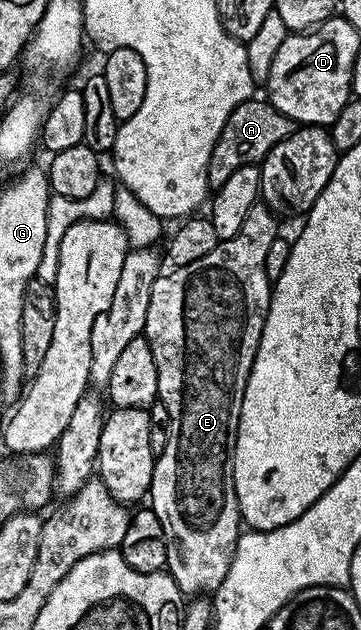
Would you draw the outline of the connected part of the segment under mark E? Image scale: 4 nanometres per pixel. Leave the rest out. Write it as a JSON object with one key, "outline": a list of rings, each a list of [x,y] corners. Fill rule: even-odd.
{"outline":[[[257,202],[253,206],[249,206],[249,214],[245,214],[245,222],[241,222],[241,230],[237,230],[237,234],[233,234],[233,238],[220,240],[219,245],[213,250],[209,250],[209,254],[205,254],[205,258],[201,258],[199,262],[189,262],[180,268],[172,267],[168,276],[167,273],[159,275],[157,282],[153,282],[153,298],[149,298],[149,314],[145,318],[143,335],[147,337],[149,346],[153,350],[153,362],[157,362],[157,390],[159,391],[157,400],[158,403],[165,406],[165,410],[169,410],[169,426],[171,427],[165,450],[155,462],[149,493],[149,507],[155,511],[157,518],[161,518],[161,526],[165,530],[167,568],[177,582],[180,592],[187,598],[214,593],[215,589],[221,586],[225,574],[229,574],[229,566],[235,553],[235,544],[241,535],[239,503],[233,482],[233,458],[235,457],[237,426],[241,414],[241,398],[245,394],[245,386],[251,373],[253,358],[257,354],[257,346],[261,342],[265,318],[271,305],[273,281],[265,274],[265,254],[269,254],[269,246],[273,246],[273,242],[280,239],[281,236],[279,224],[275,220],[278,220],[276,213],[272,212],[266,204]]]}

